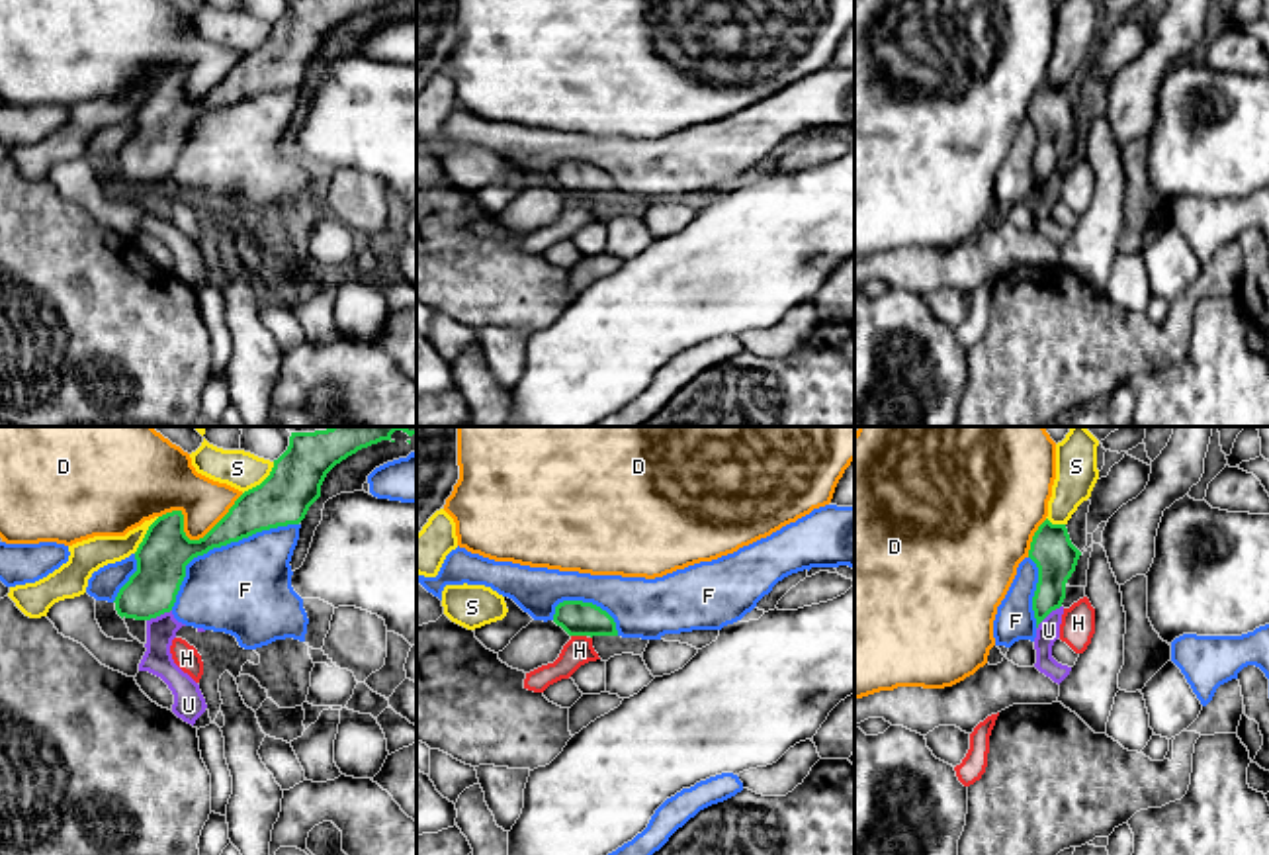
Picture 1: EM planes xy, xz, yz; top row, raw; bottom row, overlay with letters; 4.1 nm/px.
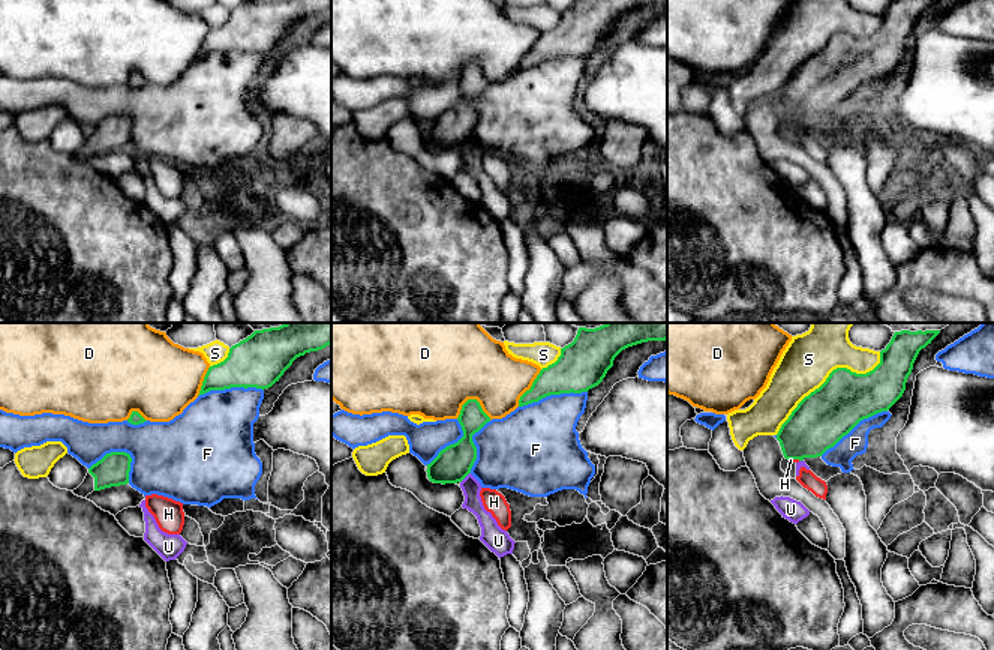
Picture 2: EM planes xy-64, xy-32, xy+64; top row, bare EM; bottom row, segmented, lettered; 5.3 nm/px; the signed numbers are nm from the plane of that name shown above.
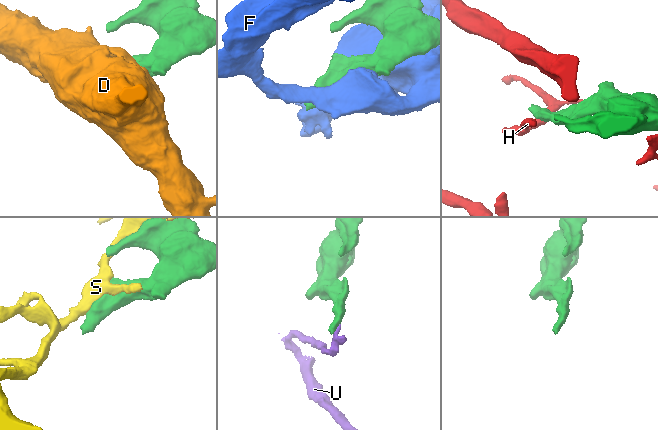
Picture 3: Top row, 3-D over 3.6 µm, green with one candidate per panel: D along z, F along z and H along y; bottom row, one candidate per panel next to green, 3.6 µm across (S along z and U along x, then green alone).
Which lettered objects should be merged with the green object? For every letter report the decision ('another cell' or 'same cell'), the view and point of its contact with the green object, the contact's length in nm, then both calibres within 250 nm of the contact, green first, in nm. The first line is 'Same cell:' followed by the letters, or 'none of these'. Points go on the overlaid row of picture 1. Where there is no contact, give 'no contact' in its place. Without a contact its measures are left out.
Same cell: none of these
D: another cell; meets green in xy at (194, 540); contact 360 nm long; 200 nm thick on the green side, 220 nm on the other
F: another cell; meets green in xy at (219, 546); contact 650 nm long; 200 nm thick on the green side, 380 nm on the other
H: another cell; meets green in xz at (579, 634); contact 60 nm long; 140 nm thick on the green side, 120 nm on the other
S: another cell; meets green in xy at (262, 482); contact 190 nm long; 220 nm thick on the green side, 160 nm on the other
U: another cell; meets green in yz at (1047, 615); contact 140 nm long; 170 nm thick on the green side, 100 nm on the other

